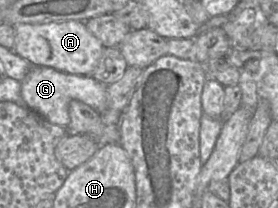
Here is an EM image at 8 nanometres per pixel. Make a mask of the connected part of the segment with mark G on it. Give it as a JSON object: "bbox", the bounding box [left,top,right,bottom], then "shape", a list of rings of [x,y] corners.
{"bbox":[20,66,107,127],"shape":[[[32,66],[20,83],[20,95],[23,105],[37,112],[51,123],[67,127],[70,122],[69,104],[72,100],[81,101],[102,113],[107,108],[107,85],[98,82],[91,75],[74,75],[58,71],[51,67]]]}

